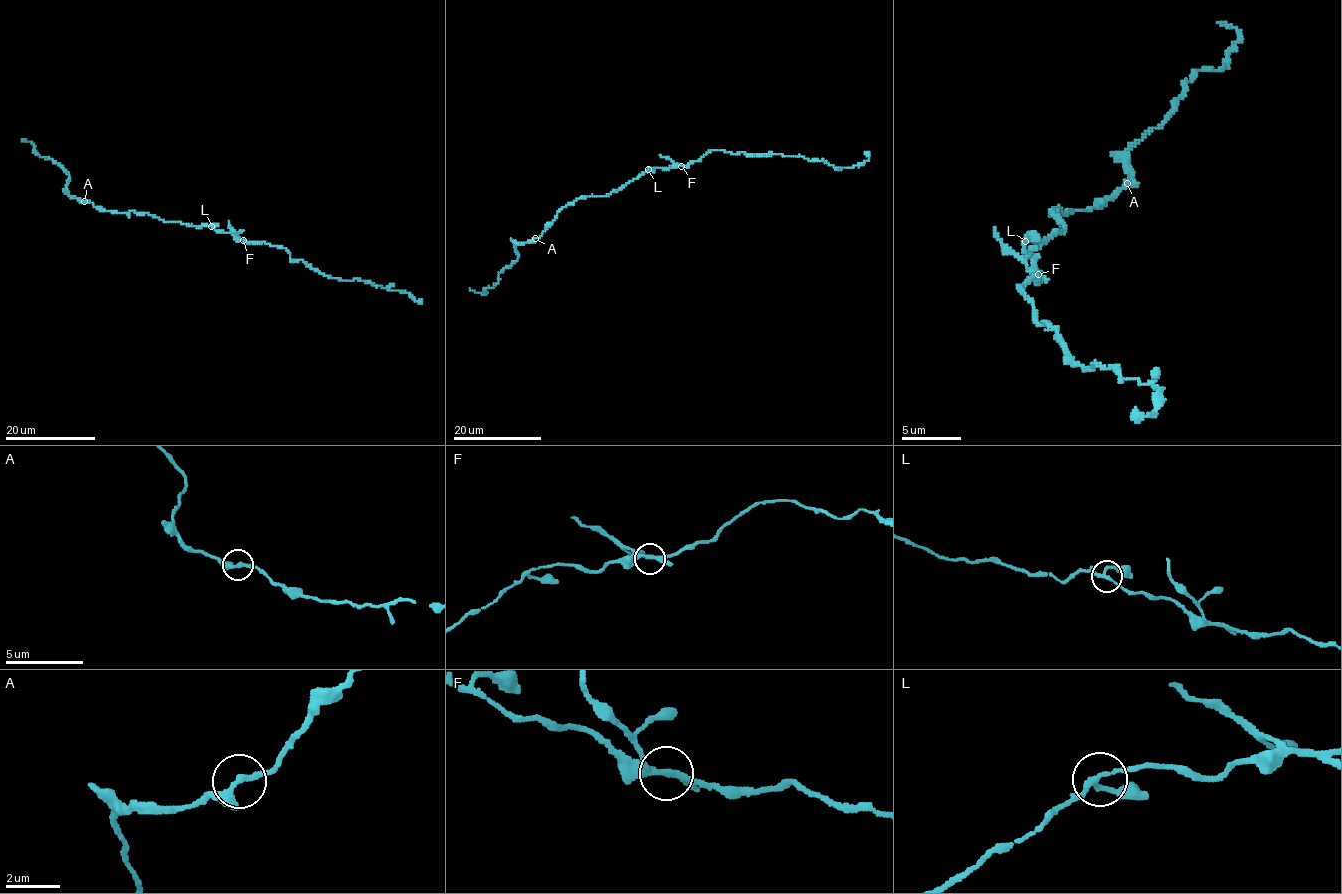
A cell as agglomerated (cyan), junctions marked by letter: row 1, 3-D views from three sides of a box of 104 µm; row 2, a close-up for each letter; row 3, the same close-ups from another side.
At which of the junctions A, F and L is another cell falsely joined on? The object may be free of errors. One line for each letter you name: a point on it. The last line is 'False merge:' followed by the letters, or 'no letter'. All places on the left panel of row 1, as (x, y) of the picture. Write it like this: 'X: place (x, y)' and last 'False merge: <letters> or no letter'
F: place (243, 240)
False merge: F

